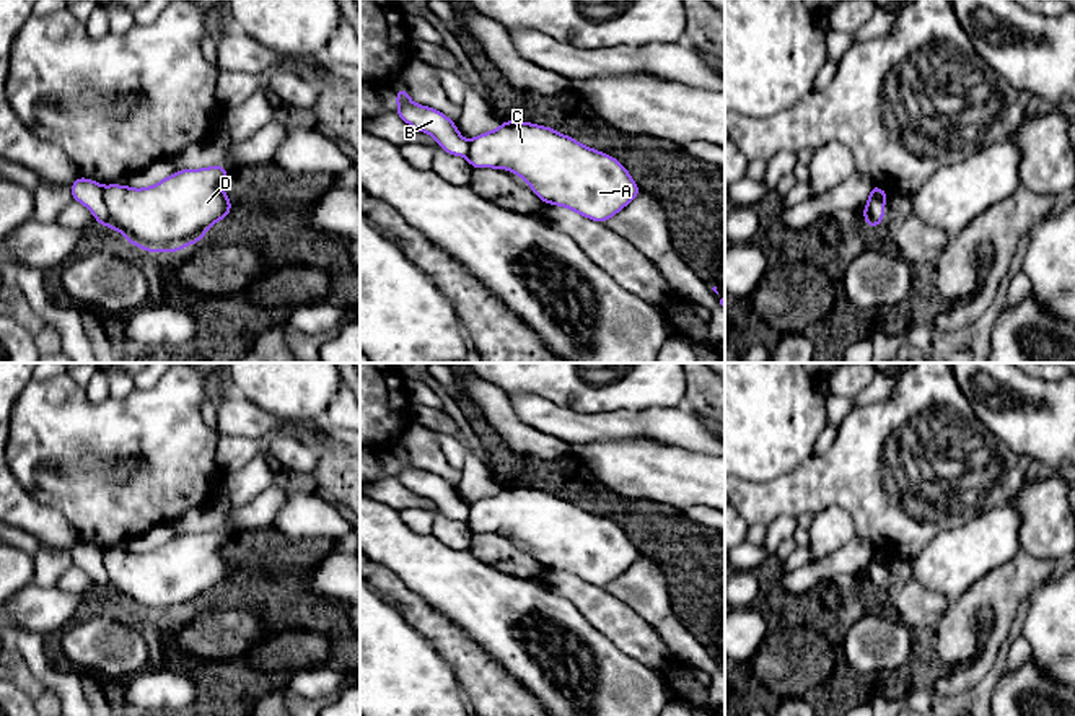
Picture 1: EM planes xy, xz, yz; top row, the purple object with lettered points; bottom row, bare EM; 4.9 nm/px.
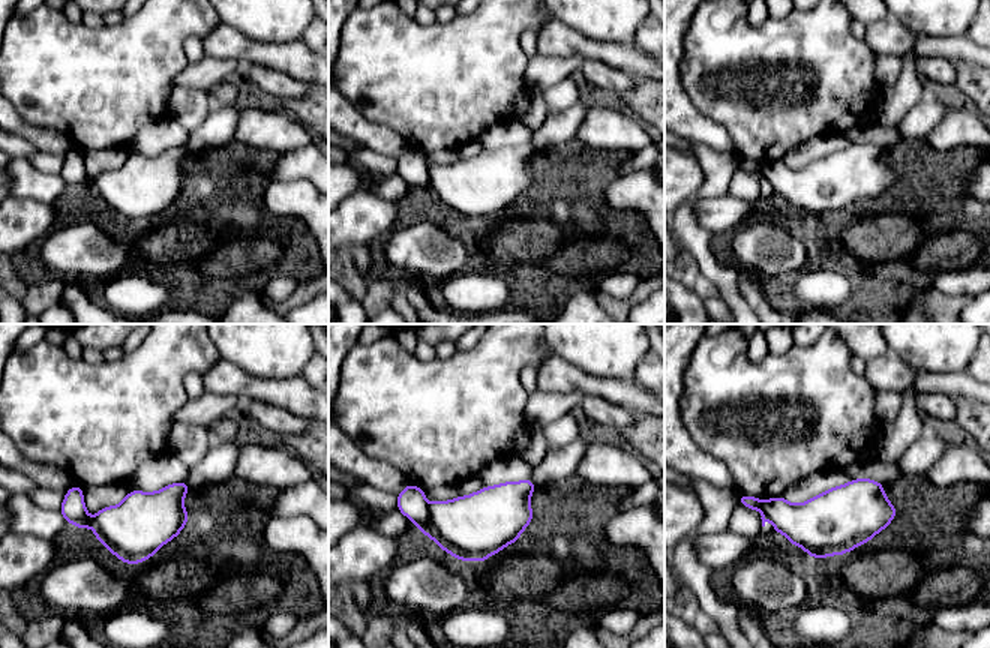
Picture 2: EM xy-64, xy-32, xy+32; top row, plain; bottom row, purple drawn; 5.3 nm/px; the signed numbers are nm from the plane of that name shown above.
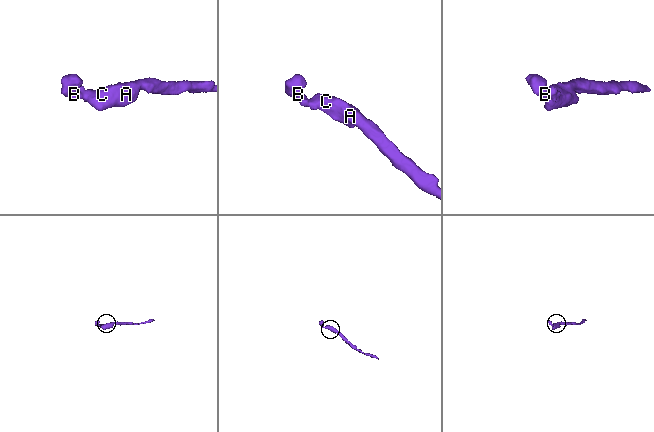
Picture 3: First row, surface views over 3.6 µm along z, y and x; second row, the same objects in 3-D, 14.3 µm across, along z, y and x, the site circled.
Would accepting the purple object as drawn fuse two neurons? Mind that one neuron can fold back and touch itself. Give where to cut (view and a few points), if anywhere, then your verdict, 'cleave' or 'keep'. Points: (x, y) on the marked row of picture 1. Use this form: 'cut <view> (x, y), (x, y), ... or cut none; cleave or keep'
cut xy (101, 187), (101, 200), (109, 222); cleave

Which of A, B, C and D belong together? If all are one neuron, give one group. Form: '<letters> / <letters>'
A C D / B

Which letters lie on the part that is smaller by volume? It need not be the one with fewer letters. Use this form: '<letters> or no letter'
B

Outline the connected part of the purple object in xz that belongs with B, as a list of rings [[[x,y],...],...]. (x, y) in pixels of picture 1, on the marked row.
[[[407,88],[394,91],[394,94],[397,98],[396,112],[404,122],[433,137],[446,153],[467,156],[467,140],[461,137],[453,120],[437,109],[412,103]]]

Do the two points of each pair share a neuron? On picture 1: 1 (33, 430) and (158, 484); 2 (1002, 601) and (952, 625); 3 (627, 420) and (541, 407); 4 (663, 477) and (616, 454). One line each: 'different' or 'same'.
1: same
2: same
3: same
4: same

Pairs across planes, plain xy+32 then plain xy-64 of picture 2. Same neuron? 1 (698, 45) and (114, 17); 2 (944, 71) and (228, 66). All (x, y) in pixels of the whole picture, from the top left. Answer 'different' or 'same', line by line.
1: different
2: different

